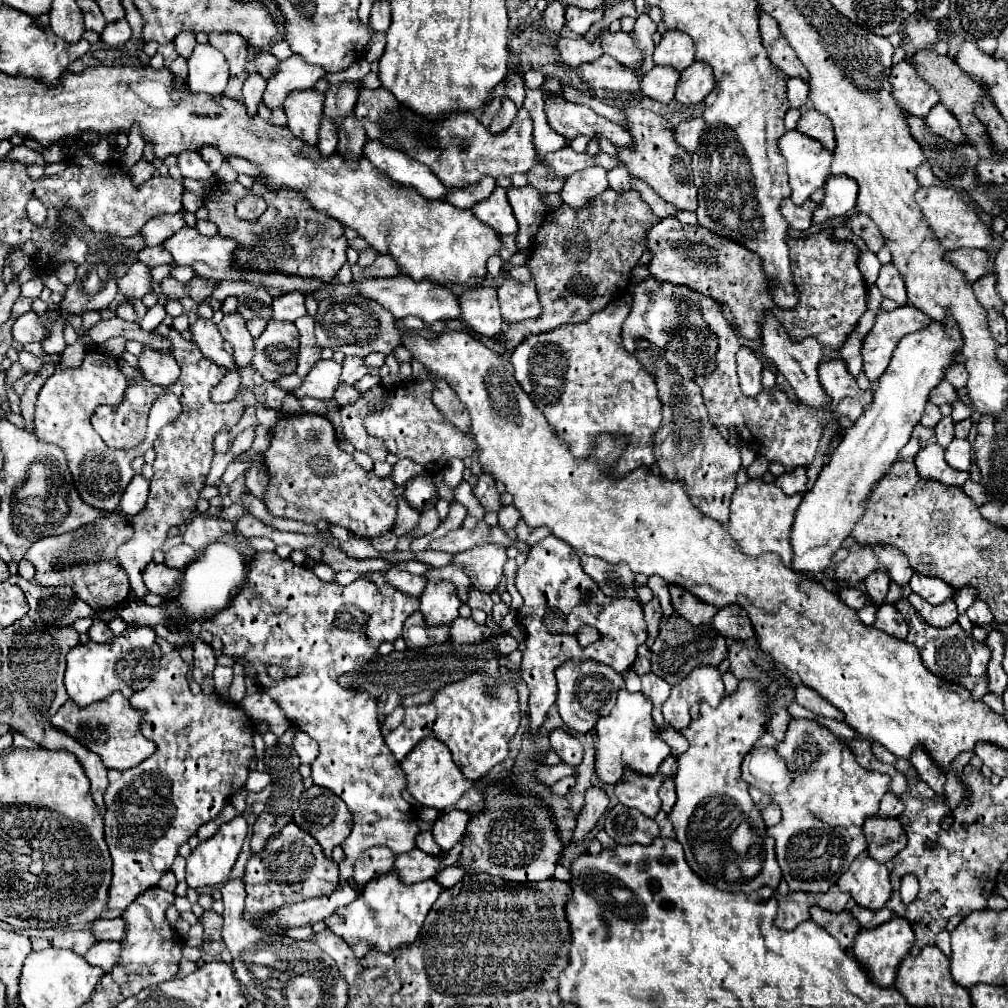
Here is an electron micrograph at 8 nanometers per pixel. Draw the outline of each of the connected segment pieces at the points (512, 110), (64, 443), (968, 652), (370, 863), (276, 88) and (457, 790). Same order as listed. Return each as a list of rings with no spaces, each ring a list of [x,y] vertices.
[[[503,99],[503,107],[501,107],[501,111],[497,113],[497,117],[493,119],[489,131],[491,131],[493,135],[499,135],[501,131],[509,129],[511,123],[513,123],[513,119],[515,119],[515,113],[517,113],[515,103],[513,103],[511,99]]]
[[[89,347],[85,351],[81,367],[65,367],[57,365],[55,373],[45,381],[37,395],[35,403],[35,435],[43,443],[55,443],[65,451],[69,471],[73,475],[73,483],[79,489],[79,495],[85,503],[97,507],[115,511],[119,507],[121,495],[129,481],[133,479],[131,461],[135,457],[142,456],[153,447],[157,437],[146,435],[145,443],[131,451],[117,451],[105,445],[105,441],[93,431],[89,417],[93,415],[97,405],[115,405],[123,399],[123,393],[127,389],[127,379],[121,373],[119,359],[97,351],[95,347]]]
[[[899,599],[895,603],[895,607],[903,613],[903,617],[909,619],[911,629],[909,629],[907,641],[919,649],[921,659],[931,673],[935,673],[935,675],[939,675],[951,683],[965,685],[973,693],[975,699],[981,699],[989,691],[989,677],[987,677],[989,653],[987,653],[985,643],[979,643],[977,639],[969,637],[957,621],[951,623],[949,627],[927,625],[927,621],[923,621],[923,617],[919,617],[919,613],[913,609],[913,605],[907,599]]]
[[[371,847],[359,857],[359,861],[355,861],[353,879],[363,887],[373,877],[389,873],[393,863],[395,863],[395,853],[391,849],[387,849],[387,847]]]
[[[293,55],[279,65],[279,73],[271,79],[267,79],[267,89],[263,93],[263,103],[269,109],[283,107],[283,101],[293,91],[305,91],[311,89],[321,77],[325,75],[323,69],[309,65],[303,61],[303,57]]]
[[[427,737],[423,739],[403,761],[401,769],[407,775],[407,791],[413,795],[413,799],[423,807],[433,807],[437,811],[443,811],[459,801],[459,797],[471,787],[471,783],[459,773],[457,765],[451,759],[451,751],[437,739]]]

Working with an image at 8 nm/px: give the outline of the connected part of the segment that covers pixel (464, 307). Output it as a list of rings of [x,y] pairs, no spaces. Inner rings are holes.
[[[481,285],[467,289],[459,297],[463,321],[469,325],[469,329],[485,337],[499,337],[503,331],[503,319],[499,315],[499,303],[495,293],[497,287]]]

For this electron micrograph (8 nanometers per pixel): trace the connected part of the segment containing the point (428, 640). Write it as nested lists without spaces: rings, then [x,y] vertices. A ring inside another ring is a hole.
[[[421,613],[411,615],[405,625],[403,625],[403,639],[407,641],[409,647],[429,647],[429,645],[437,645],[447,641],[447,625],[445,627],[417,627],[417,625],[425,625]]]

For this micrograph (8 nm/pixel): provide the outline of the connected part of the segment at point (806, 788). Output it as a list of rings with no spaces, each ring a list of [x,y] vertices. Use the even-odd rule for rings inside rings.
[[[791,719],[785,731],[785,739],[777,745],[777,751],[787,761],[787,767],[793,773],[793,783],[785,793],[773,795],[773,801],[779,803],[783,817],[779,825],[767,827],[767,837],[775,839],[775,855],[791,891],[825,893],[831,885],[835,885],[839,873],[845,873],[853,859],[857,859],[867,849],[863,821],[865,817],[871,817],[879,811],[879,801],[885,791],[889,791],[891,779],[885,773],[863,769],[855,761],[849,745],[815,719]]]

